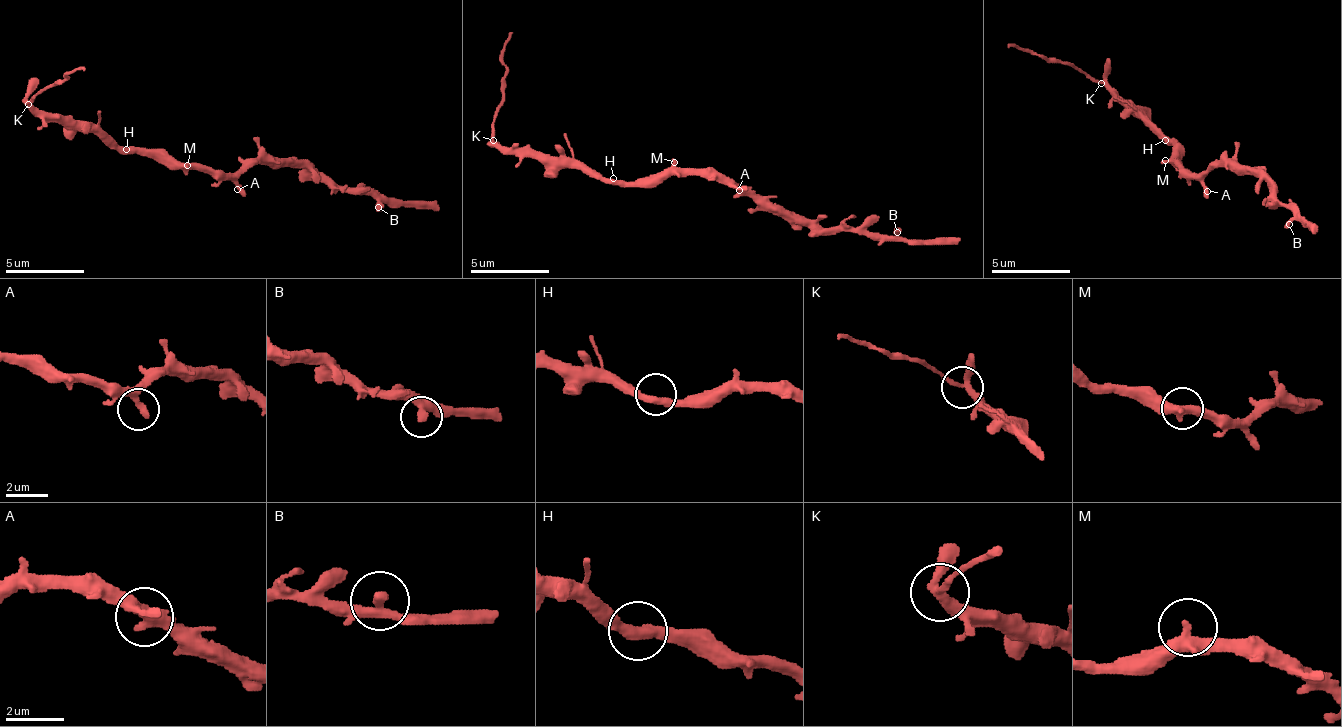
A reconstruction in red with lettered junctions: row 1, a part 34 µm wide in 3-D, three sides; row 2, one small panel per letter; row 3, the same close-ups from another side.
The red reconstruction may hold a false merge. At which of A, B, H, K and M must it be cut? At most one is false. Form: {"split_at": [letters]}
{"split_at": ["K"]}

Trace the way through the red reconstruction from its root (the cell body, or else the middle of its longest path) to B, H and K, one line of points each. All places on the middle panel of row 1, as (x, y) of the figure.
B: (672, 174), (702, 173), (719, 181), (734, 181), (823, 227), (844, 227), (857, 235), (897, 232)
H: (672, 174), (660, 174), (647, 182), (618, 182), (613, 178)
K: (672, 174), (660, 174), (647, 182), (607, 182), (570, 165), (555, 165), (538, 157), (518, 157), (494, 141)

